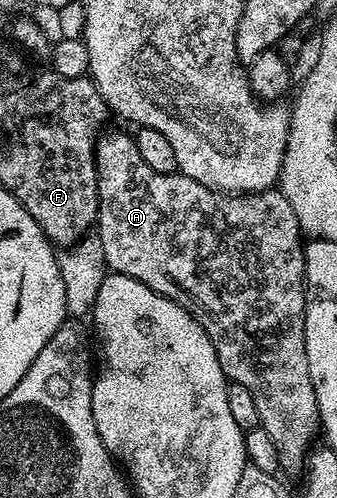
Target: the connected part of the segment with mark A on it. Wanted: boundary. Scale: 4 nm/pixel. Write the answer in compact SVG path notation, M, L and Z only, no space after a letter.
M104 131L99 139L95 142L95 165L99 171L99 218L97 221L97 239L101 250L103 251L104 265L111 272L120 272L129 278L137 278L137 282L145 282L145 286L149 286L149 290L157 290L157 294L161 294L165 298L169 298L173 302L177 302L184 308L190 316L200 324L205 330L205 334L209 334L209 342L213 342L213 350L217 350L217 362L221 362L221 370L227 376L228 381L233 384L245 386L245 390L249 390L249 394L253 394L253 402L257 406L257 414L259 415L259 427L263 428L269 438L273 441L273 446L277 447L277 458L280 471L285 475L295 476L304 471L306 467L307 457L310 455L314 438L318 437L321 425L319 423L319 407L317 406L317 394L313 390L313 378L309 378L309 358L305 350L305 306L307 305L307 254L305 251L305 233L297 222L297 214L293 214L293 206L289 206L289 198L283 196L282 191L268 190L265 192L248 192L246 194L228 194L216 191L213 188L206 188L201 182L197 182L193 178L180 174L178 171L169 174L157 174L157 170L153 170L149 166L145 166L144 160L141 158L141 150L137 150L134 135L126 136L123 132Z

